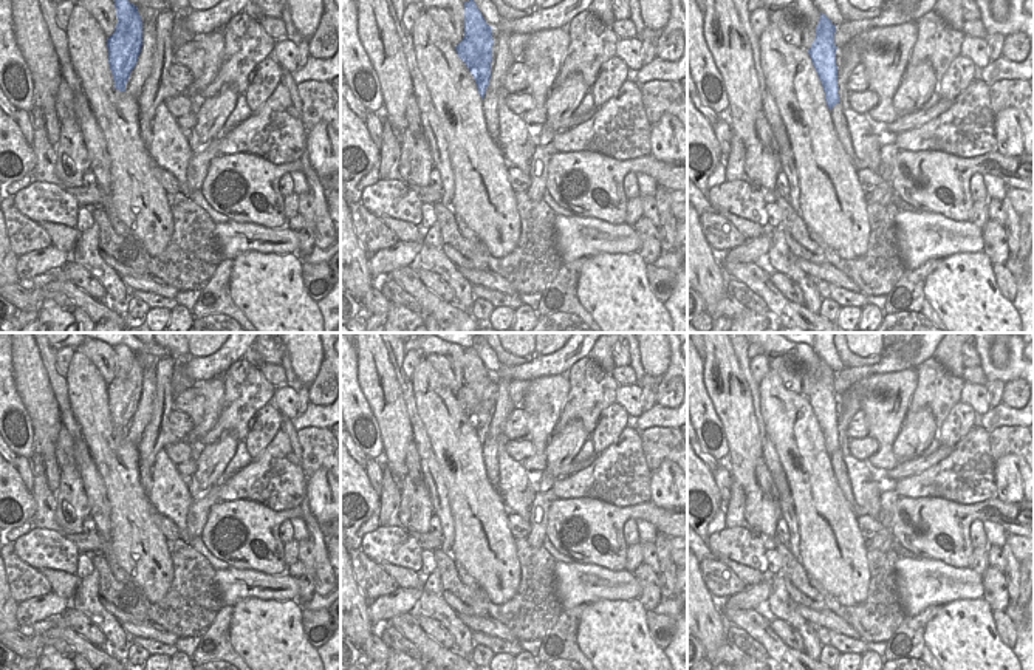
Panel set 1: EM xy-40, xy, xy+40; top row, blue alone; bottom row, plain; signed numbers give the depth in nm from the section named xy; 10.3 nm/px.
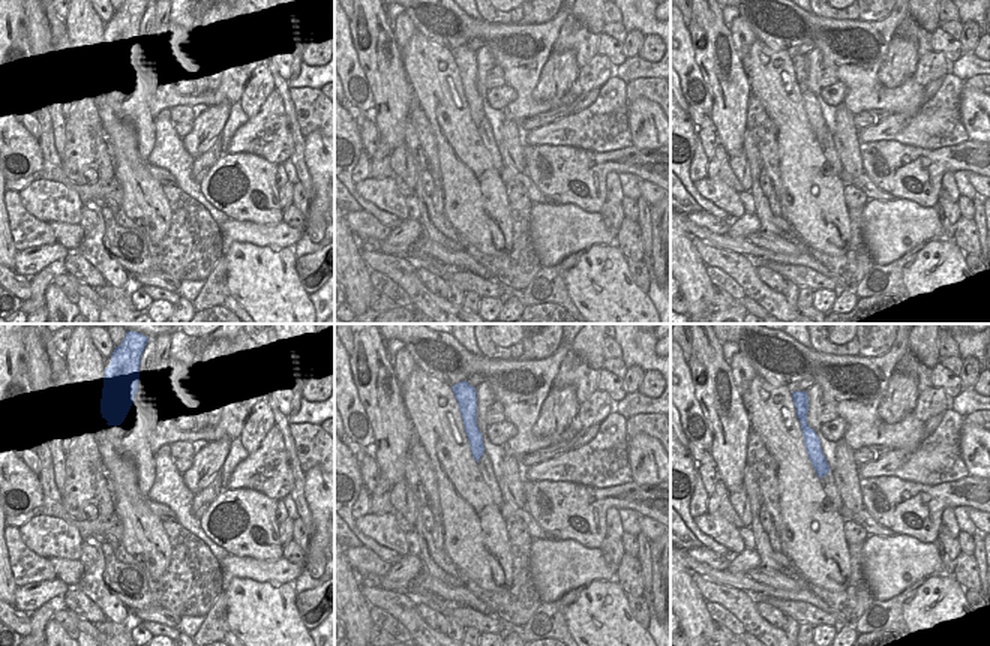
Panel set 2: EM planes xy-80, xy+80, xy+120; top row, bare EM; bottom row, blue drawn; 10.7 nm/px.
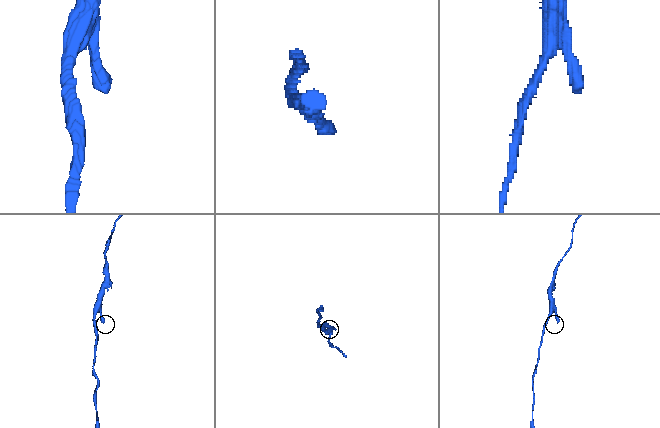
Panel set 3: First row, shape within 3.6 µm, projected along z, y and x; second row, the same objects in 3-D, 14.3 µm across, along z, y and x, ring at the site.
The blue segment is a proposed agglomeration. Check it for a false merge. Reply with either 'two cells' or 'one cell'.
two cells

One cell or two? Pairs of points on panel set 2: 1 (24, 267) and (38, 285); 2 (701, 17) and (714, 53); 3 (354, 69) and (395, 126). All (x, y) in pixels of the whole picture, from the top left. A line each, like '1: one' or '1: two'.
1: two
2: one
3: two

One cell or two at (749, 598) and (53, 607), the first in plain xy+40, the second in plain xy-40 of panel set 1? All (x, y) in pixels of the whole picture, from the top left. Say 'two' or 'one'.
one

